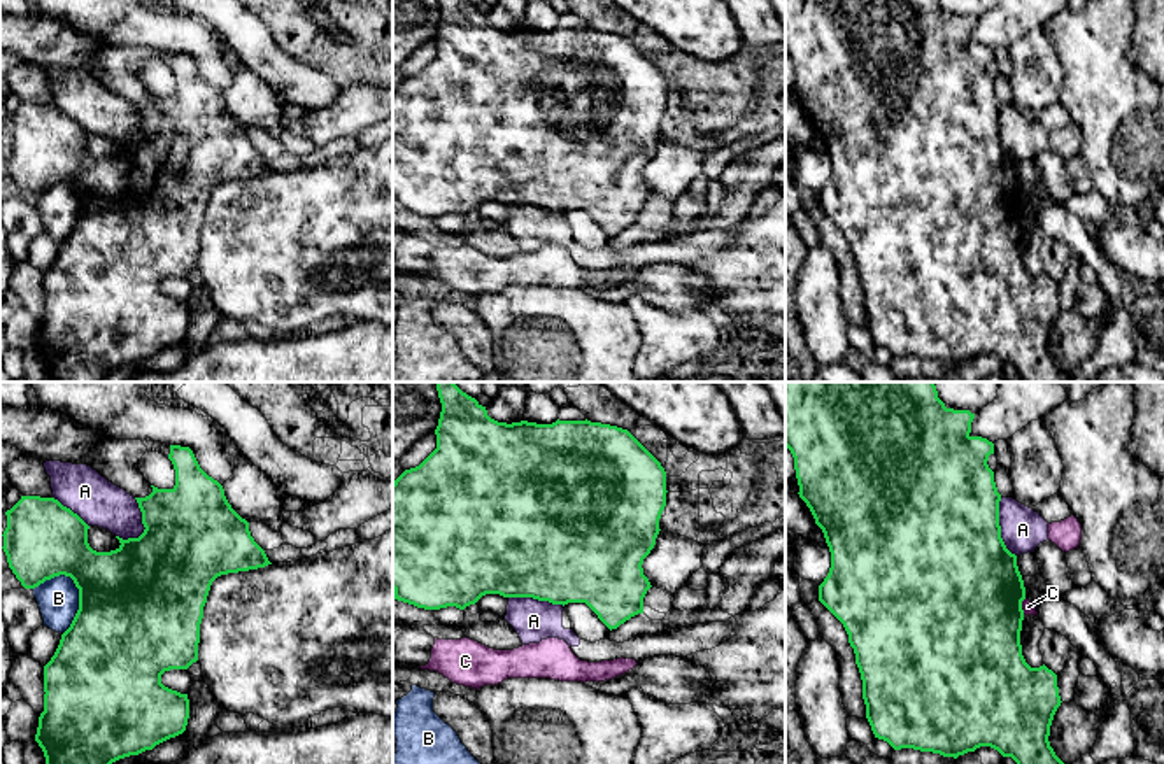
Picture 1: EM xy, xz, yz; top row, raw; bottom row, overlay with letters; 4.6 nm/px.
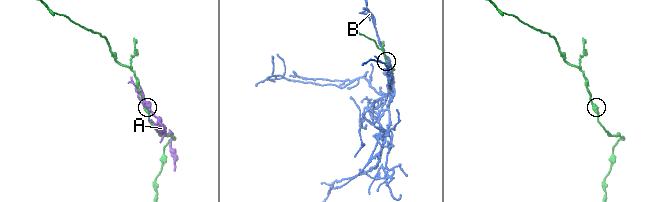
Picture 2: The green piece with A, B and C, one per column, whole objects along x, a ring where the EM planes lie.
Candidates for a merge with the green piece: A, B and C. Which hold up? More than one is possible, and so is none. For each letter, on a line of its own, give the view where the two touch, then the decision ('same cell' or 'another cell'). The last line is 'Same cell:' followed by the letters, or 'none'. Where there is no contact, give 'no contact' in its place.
A: meets green in xy; another cell
B: meets green in xy; another cell
C: meets green in yz; another cell
Same cell: none

